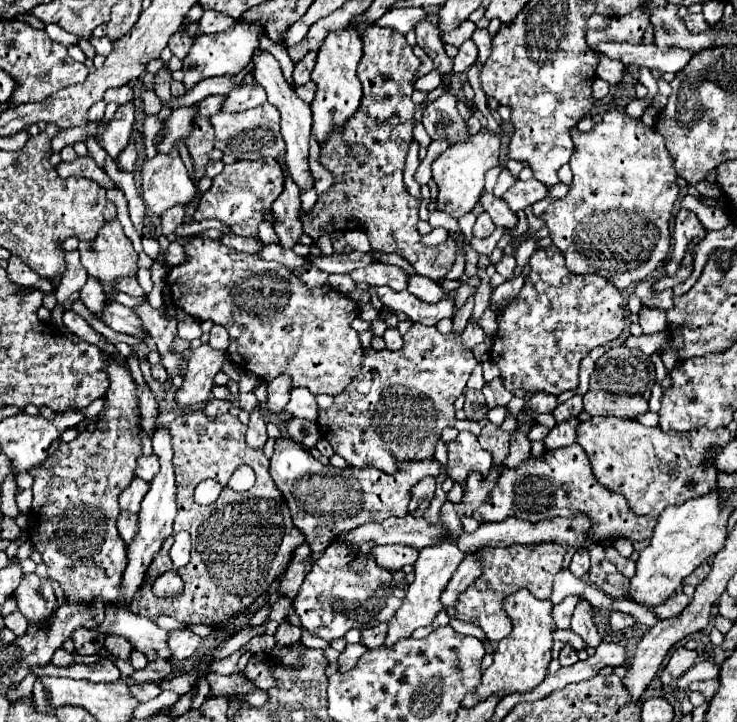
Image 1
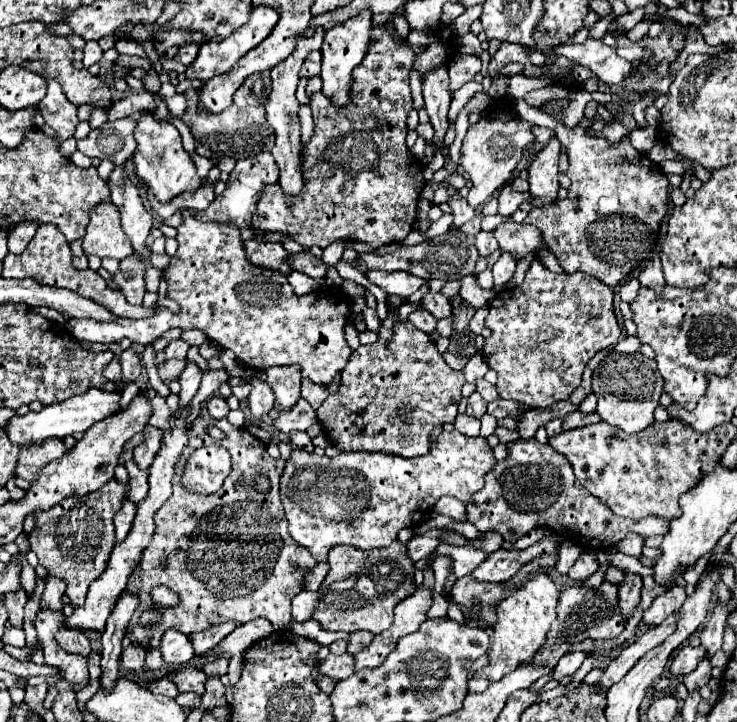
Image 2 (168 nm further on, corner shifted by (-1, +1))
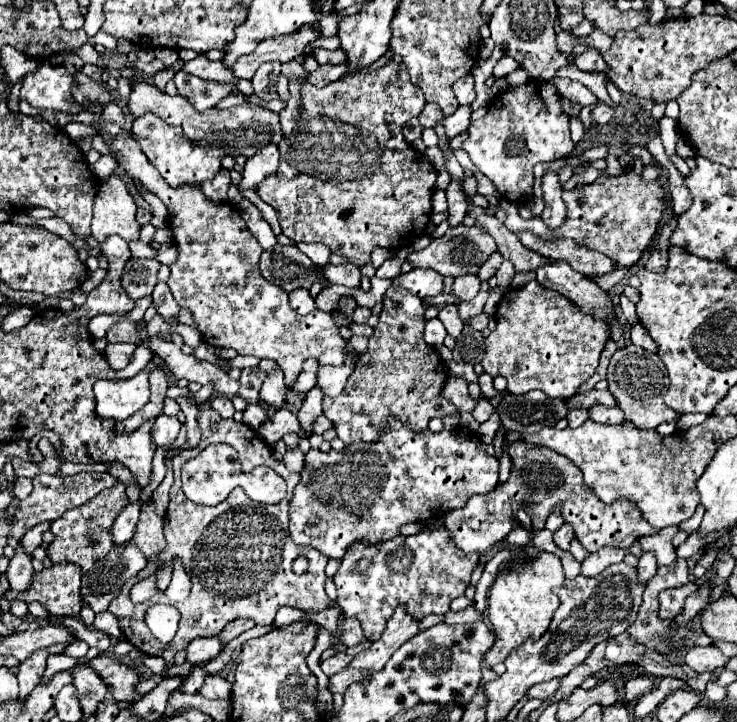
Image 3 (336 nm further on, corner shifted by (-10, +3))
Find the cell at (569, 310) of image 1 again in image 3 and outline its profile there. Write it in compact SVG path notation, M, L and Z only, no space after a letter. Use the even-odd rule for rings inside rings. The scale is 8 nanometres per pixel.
M537 280L519 290L505 292L499 300L495 322L495 330L485 338L487 350L481 364L489 376L503 376L507 380L509 394L543 390L551 398L569 400L593 376L609 340L607 320L595 320L579 312L567 296L543 288Z

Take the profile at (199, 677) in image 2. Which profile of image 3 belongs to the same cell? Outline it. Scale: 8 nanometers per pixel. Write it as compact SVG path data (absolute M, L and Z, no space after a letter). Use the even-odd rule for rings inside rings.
M207 676L199 694L209 700L225 700L231 696L231 682L223 676Z

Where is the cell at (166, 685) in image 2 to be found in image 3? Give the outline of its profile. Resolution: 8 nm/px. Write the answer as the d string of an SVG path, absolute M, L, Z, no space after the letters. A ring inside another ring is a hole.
M195 668L193 670L193 674L185 680L185 684L179 688L183 694L197 694L199 692L199 688L201 688L201 684L203 684L203 678L205 678L207 674L203 672L203 668Z

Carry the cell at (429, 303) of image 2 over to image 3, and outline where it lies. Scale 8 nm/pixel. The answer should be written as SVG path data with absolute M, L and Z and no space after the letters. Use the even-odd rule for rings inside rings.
M447 304L443 306L443 310L439 310L439 316L437 316L443 326L447 328L447 334L451 334L453 338L457 338L463 330L463 322L459 318L459 312L457 312L457 306L455 304Z

